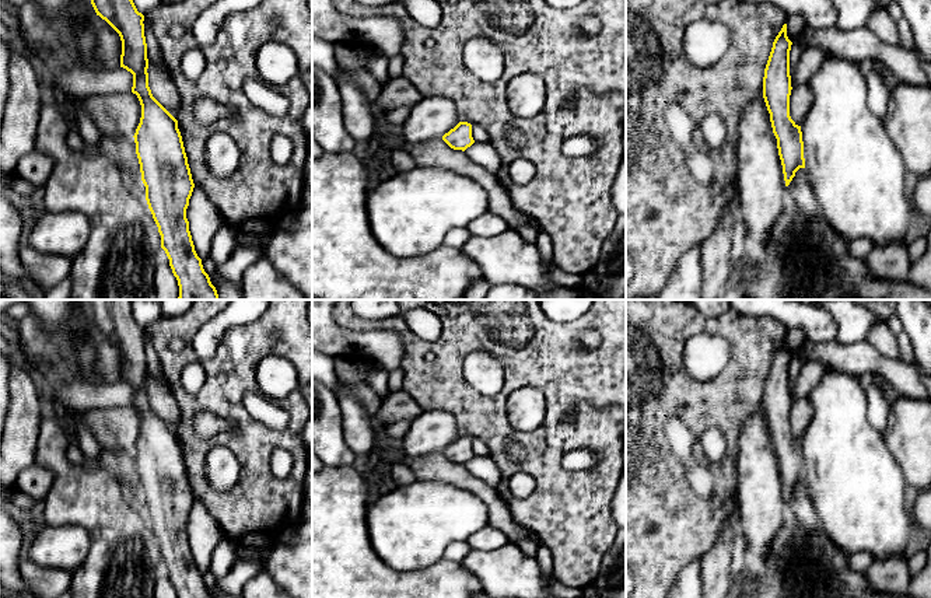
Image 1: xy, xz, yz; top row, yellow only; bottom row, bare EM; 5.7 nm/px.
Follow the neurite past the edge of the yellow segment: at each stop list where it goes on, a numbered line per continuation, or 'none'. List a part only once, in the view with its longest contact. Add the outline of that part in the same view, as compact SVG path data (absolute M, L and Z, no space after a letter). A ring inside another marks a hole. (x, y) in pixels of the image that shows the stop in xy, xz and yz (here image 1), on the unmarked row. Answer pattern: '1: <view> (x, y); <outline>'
1: xy (115, 427); M132 405L77 413L76 423L84 423L102 450L134 450L141 431L140 415Z

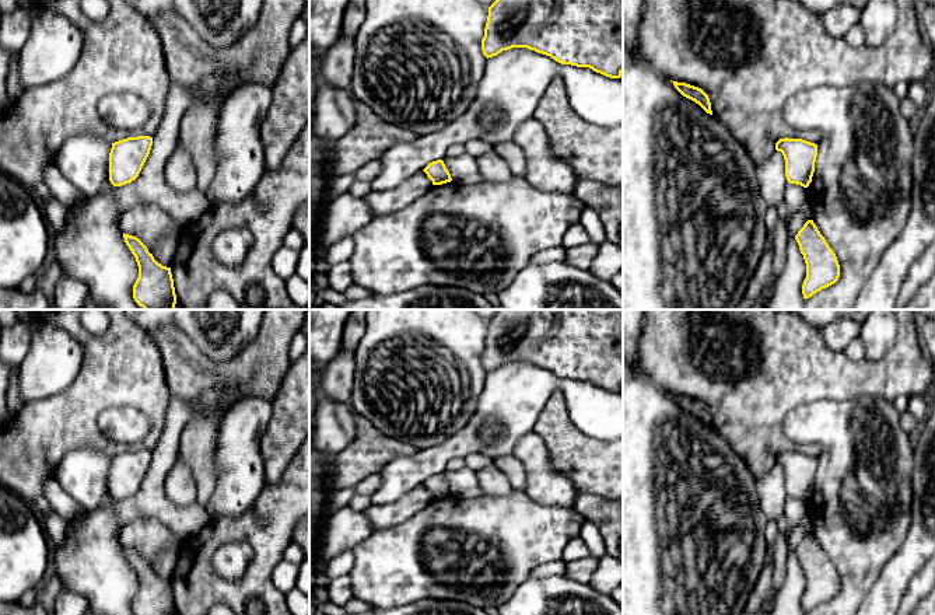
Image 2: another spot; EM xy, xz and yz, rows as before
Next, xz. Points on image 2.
none

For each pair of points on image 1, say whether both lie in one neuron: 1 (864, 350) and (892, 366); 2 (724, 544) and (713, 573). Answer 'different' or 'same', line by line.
1: same
2: same

